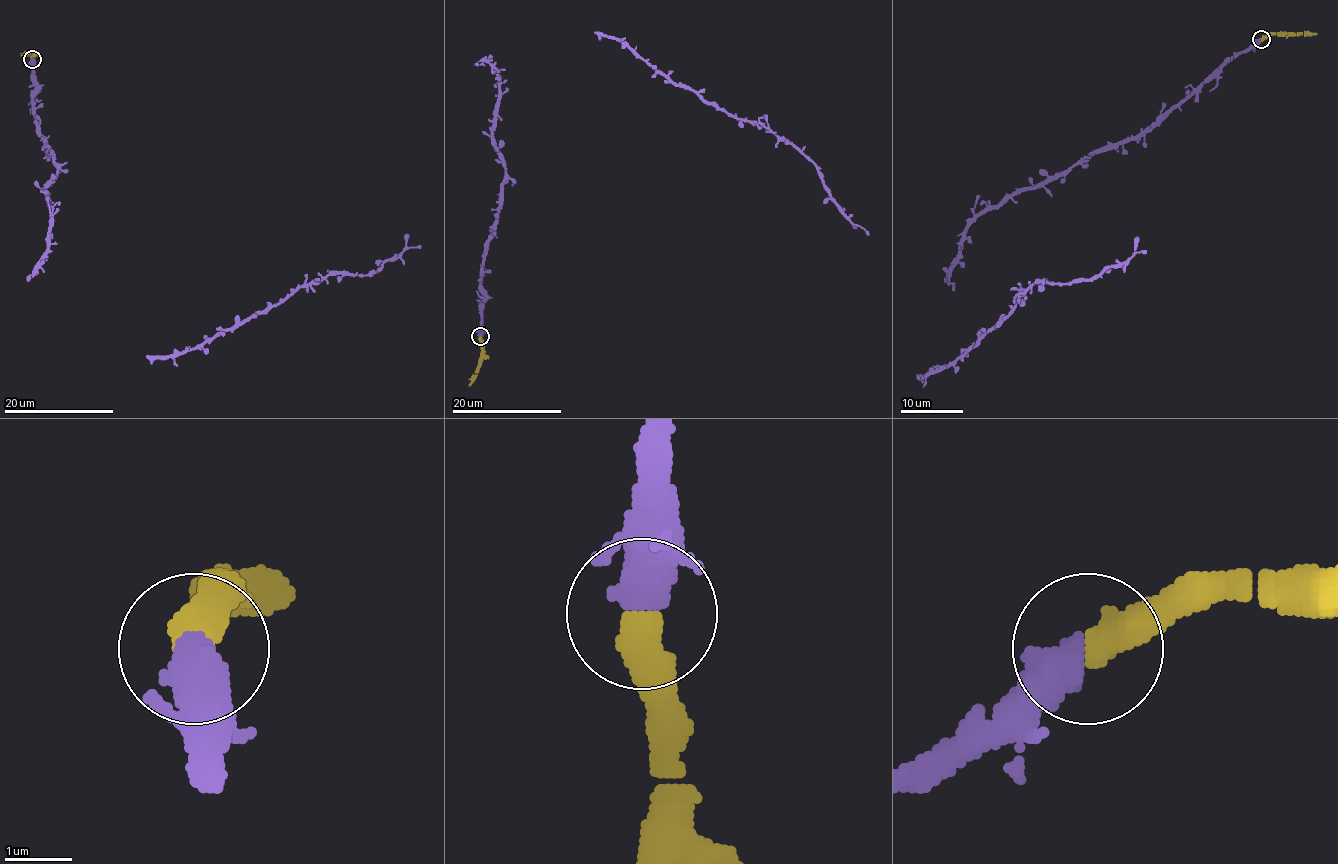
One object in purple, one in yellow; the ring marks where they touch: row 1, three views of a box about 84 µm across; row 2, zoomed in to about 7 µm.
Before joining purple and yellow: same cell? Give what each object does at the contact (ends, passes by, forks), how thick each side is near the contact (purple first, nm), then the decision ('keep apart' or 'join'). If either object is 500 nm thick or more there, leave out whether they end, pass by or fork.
650 nm thick on the purple side, 500 nm on the other; join

